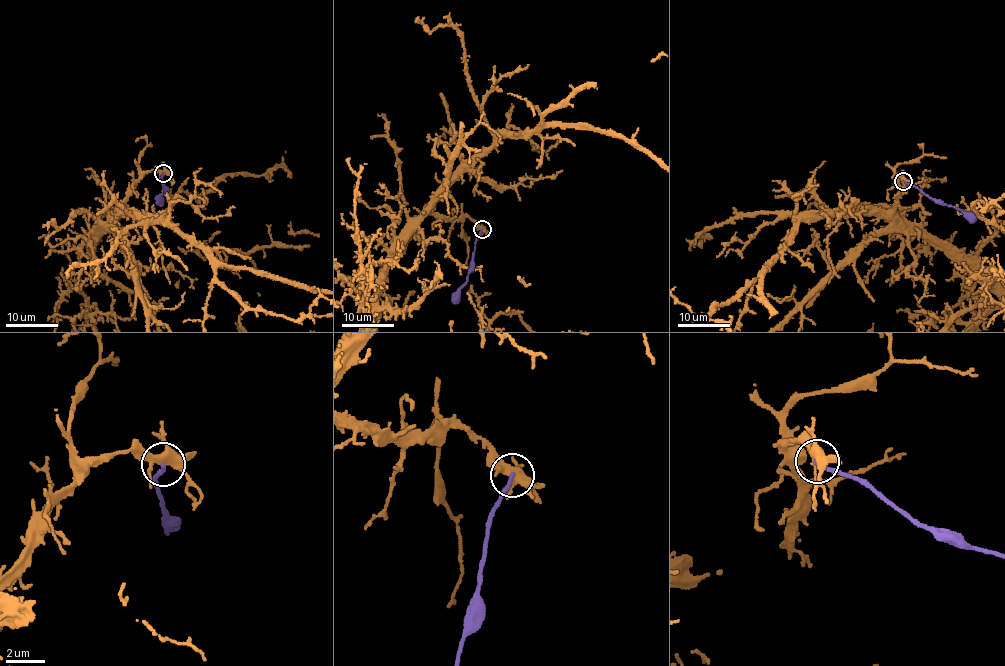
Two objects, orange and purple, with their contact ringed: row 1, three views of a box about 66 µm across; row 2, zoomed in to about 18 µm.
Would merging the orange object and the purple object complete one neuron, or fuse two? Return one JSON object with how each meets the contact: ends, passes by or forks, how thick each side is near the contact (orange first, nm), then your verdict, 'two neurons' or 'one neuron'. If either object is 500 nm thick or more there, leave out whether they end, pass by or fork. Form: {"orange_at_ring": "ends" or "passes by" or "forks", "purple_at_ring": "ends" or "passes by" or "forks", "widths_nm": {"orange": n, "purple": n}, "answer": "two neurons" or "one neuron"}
{"orange_at_ring": "forks", "purple_at_ring": "ends", "widths_nm": {"orange": 400, "purple": 220}, "answer": "two neurons"}

